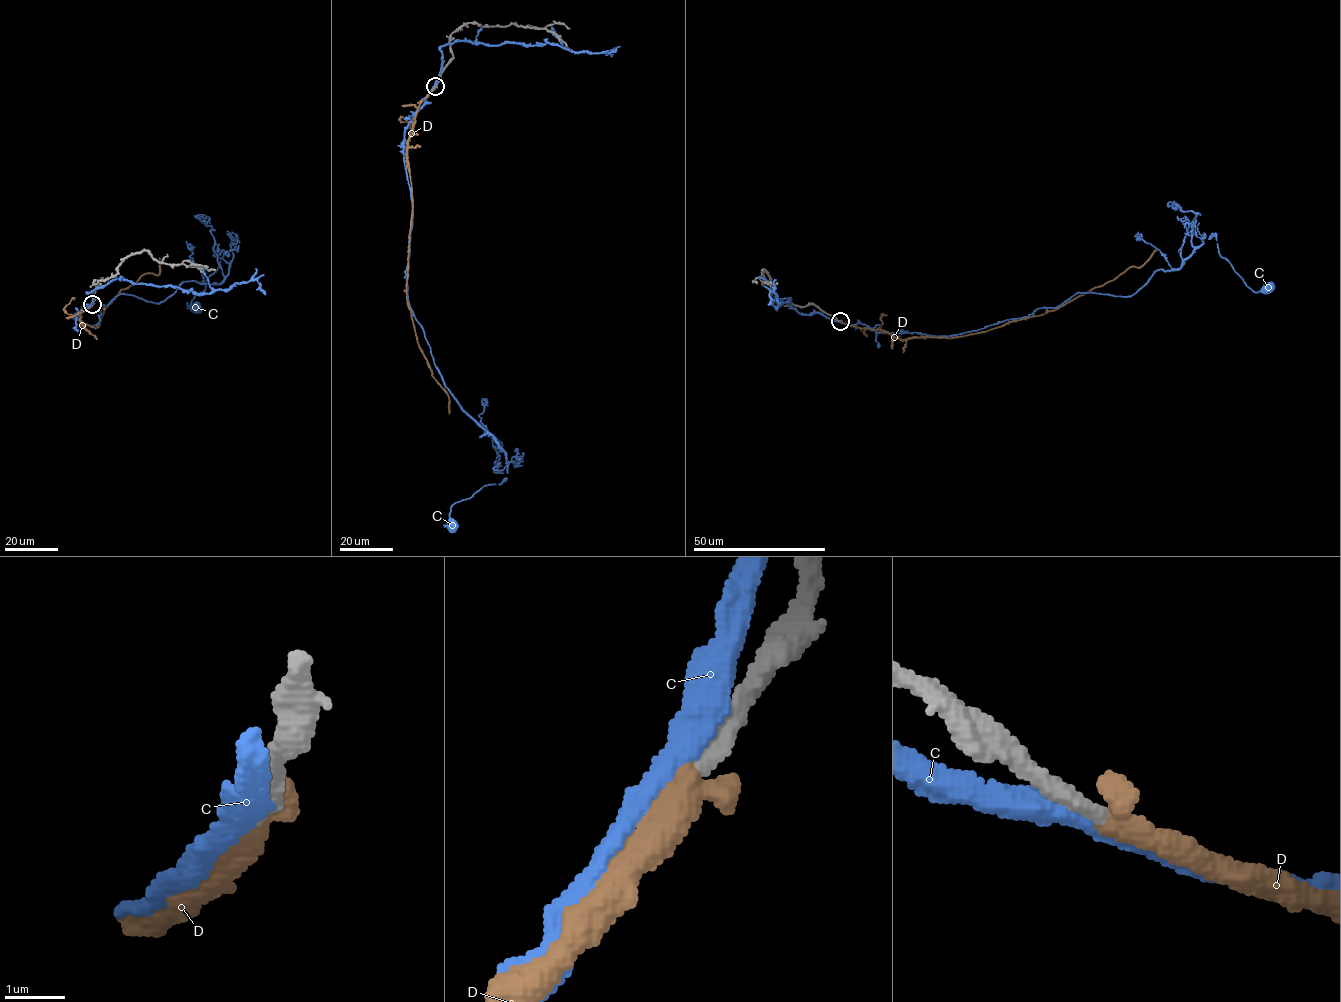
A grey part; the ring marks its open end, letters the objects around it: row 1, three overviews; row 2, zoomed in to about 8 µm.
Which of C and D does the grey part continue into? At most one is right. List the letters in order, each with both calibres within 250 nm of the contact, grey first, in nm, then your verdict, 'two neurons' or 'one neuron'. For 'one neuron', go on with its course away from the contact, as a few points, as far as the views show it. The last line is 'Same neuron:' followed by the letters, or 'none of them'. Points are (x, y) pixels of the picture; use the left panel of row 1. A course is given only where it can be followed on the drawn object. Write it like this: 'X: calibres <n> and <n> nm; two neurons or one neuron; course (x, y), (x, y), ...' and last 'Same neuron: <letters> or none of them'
C: calibres 400 and 400 nm; two neurons
D: calibres 320 and 500 nm; one neuron; course (92, 304), (81, 311), (80, 325), (97, 328), (105, 308), (121, 290), (145, 274), (159, 273), (159, 258)
Same neuron: D

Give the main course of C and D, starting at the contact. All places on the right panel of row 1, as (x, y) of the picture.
C: (839, 321), (947, 336), (1058, 307), (1076, 293), (1132, 296), (1213, 236), (1245, 284), (1267, 289)
D: (840, 322), (881, 329), (902, 340), (986, 332), (1058, 309), (1130, 267), (1142, 265), (1157, 249)

